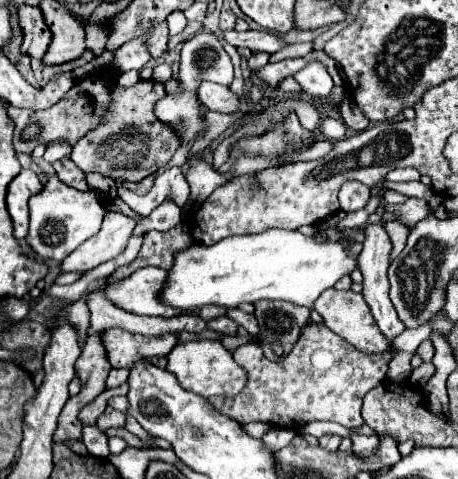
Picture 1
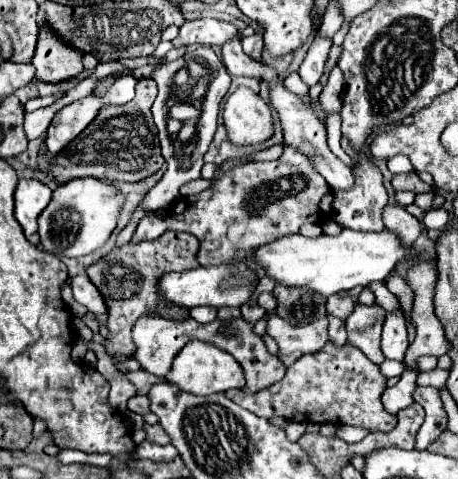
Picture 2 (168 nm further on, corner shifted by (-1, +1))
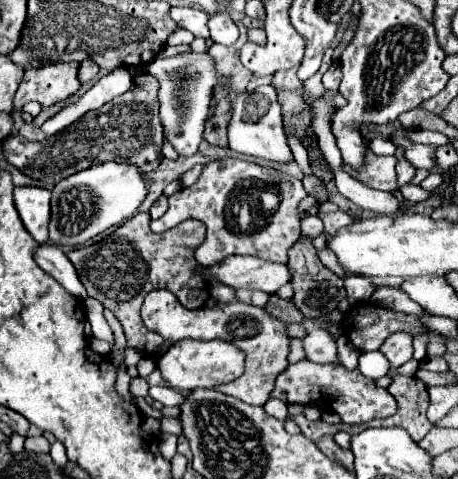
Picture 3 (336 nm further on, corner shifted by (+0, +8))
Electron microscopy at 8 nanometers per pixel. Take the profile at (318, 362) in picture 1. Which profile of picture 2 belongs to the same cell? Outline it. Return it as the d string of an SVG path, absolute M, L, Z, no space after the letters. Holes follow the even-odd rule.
M327 343L321 353L303 355L299 361L295 361L277 385L267 387L257 395L245 395L241 393L241 389L227 391L225 395L237 405L265 419L283 417L287 421L319 425L345 423L355 427L367 427L369 431L389 431L397 425L397 415L389 413L381 403L385 381L387 379L381 375L379 367L371 363L357 347L337 347L333 343Z

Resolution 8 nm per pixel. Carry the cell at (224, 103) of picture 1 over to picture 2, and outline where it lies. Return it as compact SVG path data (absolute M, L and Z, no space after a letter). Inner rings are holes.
M247 87L225 97L225 129L231 143L247 147L273 137L273 113L257 93Z

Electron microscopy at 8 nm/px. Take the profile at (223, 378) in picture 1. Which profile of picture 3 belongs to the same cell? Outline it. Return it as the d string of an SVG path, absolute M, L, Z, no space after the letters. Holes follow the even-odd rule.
M180 340L176 346L172 346L170 352L166 352L158 360L158 368L162 372L162 378L172 386L182 392L190 392L194 388L214 388L218 384L226 384L236 380L240 374L244 374L244 354L234 348L234 344L228 344L224 340Z

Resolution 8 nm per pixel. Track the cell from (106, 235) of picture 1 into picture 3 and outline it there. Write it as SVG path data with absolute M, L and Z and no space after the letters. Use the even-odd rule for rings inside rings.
M184 52L172 58L156 58L146 64L146 72L152 74L158 84L160 100L160 122L164 126L164 138L176 148L180 156L194 156L203 141L203 132L208 112L212 108L212 94L218 82L216 62L208 52Z

